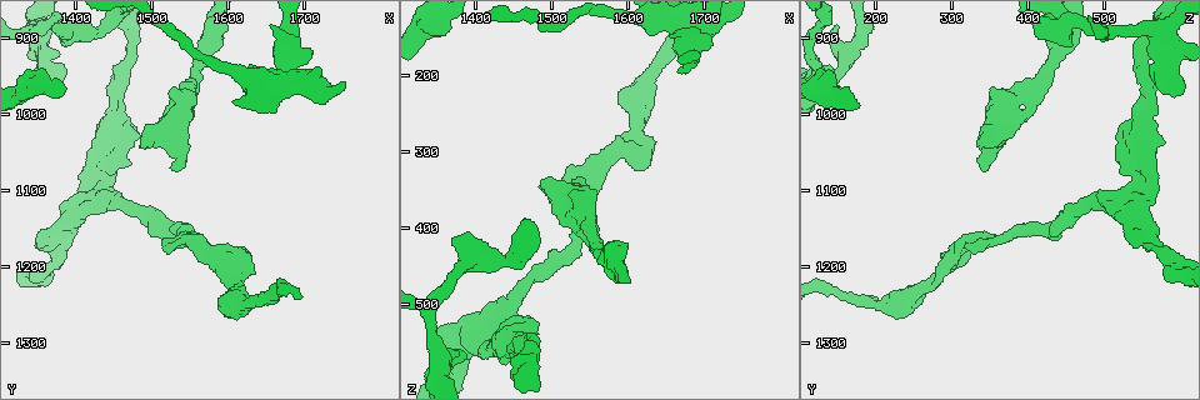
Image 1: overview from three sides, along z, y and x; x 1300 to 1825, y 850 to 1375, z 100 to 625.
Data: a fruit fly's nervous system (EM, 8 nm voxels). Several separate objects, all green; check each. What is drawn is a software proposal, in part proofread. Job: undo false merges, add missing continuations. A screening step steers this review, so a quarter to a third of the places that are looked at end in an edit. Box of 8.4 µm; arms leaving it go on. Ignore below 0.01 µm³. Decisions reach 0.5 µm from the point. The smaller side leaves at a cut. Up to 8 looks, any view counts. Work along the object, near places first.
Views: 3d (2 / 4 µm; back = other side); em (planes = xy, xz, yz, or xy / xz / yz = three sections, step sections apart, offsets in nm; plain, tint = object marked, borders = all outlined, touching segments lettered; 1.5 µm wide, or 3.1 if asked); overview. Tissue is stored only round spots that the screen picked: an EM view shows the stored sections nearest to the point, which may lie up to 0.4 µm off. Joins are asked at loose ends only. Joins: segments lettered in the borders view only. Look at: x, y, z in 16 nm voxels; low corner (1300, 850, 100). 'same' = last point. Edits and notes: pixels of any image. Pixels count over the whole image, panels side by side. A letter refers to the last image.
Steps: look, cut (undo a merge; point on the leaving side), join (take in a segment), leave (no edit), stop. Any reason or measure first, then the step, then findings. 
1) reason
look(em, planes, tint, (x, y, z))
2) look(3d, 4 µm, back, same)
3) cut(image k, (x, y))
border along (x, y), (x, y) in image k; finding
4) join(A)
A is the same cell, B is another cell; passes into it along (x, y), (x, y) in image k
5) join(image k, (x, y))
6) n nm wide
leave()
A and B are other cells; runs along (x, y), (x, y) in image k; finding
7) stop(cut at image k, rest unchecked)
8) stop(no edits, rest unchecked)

sudden change in width
look(3d, 4 µm, (1480, 885, 565))

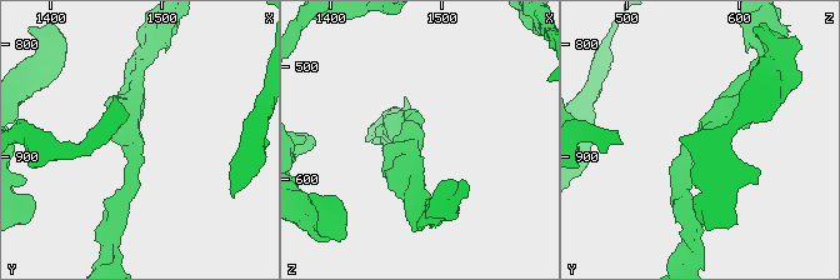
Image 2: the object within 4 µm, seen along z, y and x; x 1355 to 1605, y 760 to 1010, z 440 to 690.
arms of 220, 400 nm
look(em, xz, step 8, tint, (1476, 884, 564))

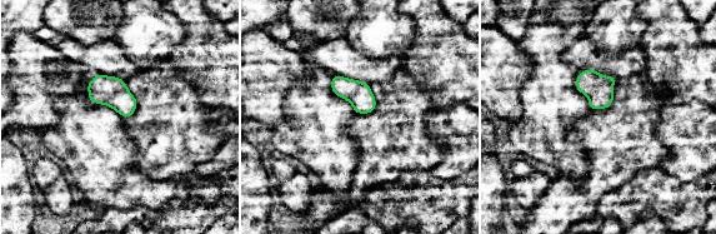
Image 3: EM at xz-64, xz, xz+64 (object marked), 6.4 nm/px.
look(em, planes, borders, same)

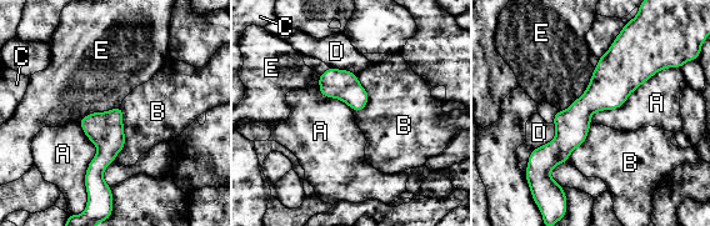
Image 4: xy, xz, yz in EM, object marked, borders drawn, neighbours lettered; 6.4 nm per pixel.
leave()
A, B, C, D and E are other cells; border along (670, 66), (590, 124) in image 4; all the same neuron

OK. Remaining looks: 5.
calibre changes
look(3d, 2 µm, (1405, 1100, 560))

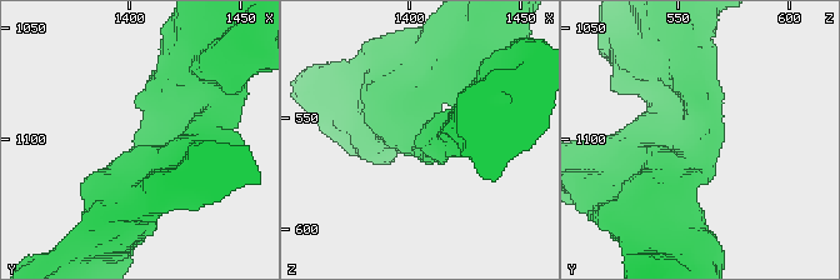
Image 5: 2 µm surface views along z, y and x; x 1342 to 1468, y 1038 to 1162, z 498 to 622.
look(em, xz, step 4, tint, (1410, 1100, 564))

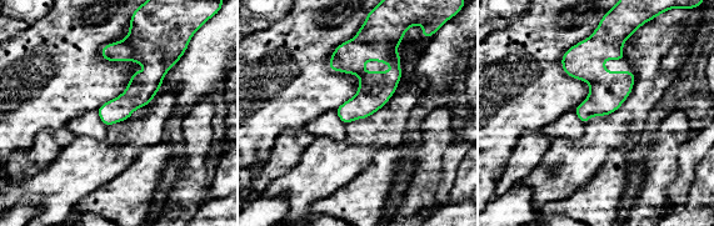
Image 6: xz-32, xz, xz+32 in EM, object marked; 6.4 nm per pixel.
look(em, planes, borders, same)

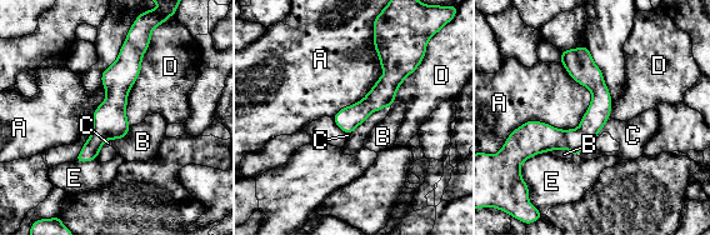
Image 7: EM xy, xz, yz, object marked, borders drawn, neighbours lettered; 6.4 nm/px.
leave()
A, B, C, D and E are other cells; runs along (128, 43), (110, 123), (79, 159) in image 7; all the same neuron

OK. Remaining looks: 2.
thick end
look(em, planes, borders, (1480, 1030, 525))

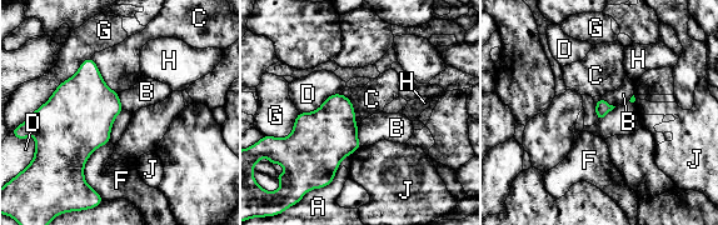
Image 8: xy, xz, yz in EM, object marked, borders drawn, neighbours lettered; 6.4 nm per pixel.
G touches over 500 nm
leave()
A, B, C, D, F, G, H and J are other cells; no lettered segment goes on from it

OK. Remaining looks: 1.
stop(no edits, rest unchecked)

